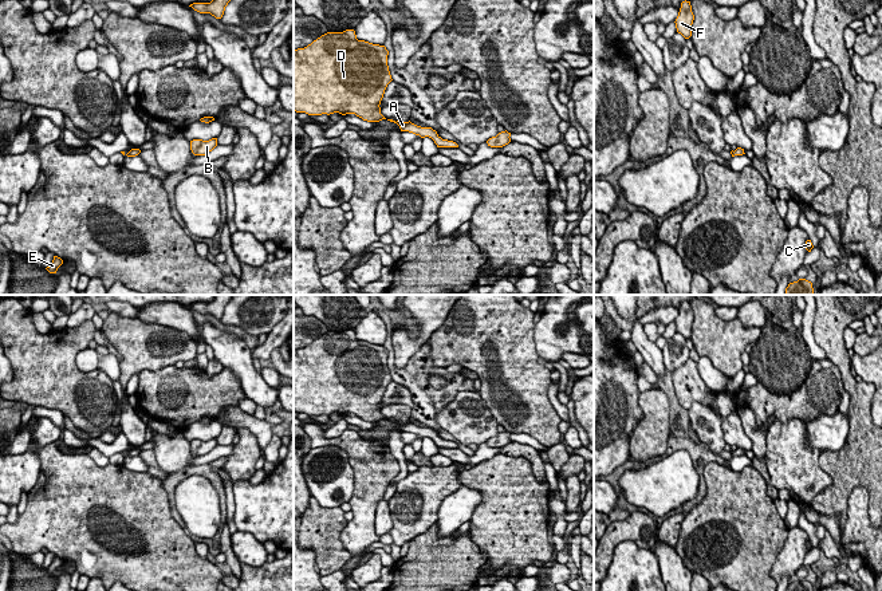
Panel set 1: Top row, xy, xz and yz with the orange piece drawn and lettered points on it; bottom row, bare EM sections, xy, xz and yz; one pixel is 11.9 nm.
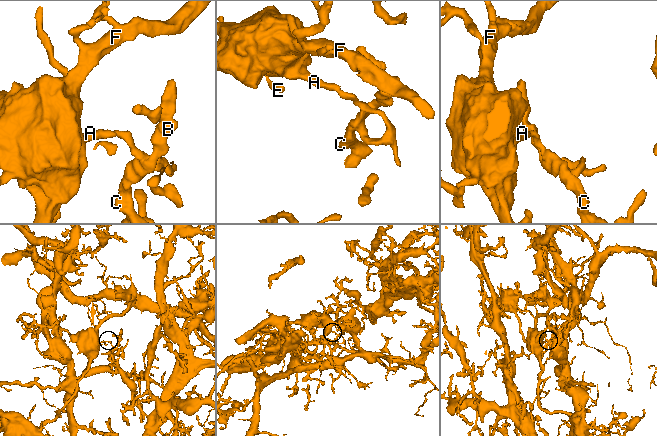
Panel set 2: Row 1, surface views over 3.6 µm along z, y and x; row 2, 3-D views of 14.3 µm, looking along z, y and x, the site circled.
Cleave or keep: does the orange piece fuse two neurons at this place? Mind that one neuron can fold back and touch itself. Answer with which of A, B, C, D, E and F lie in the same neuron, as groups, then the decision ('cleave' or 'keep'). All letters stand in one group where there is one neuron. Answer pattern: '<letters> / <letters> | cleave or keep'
A D E F / B C | cleave

